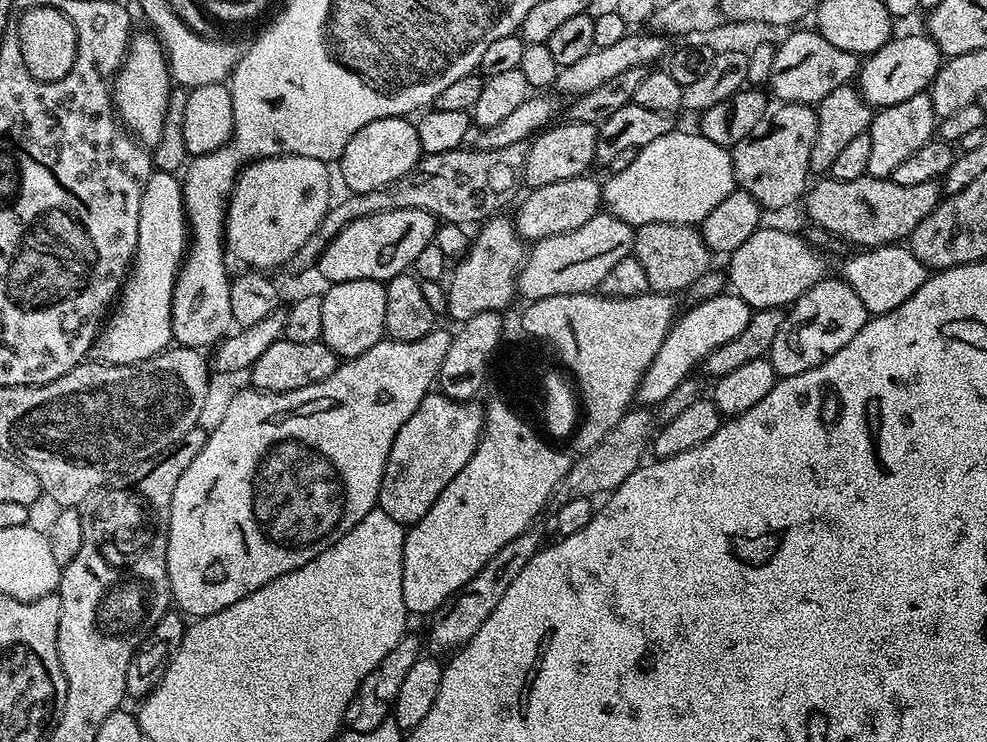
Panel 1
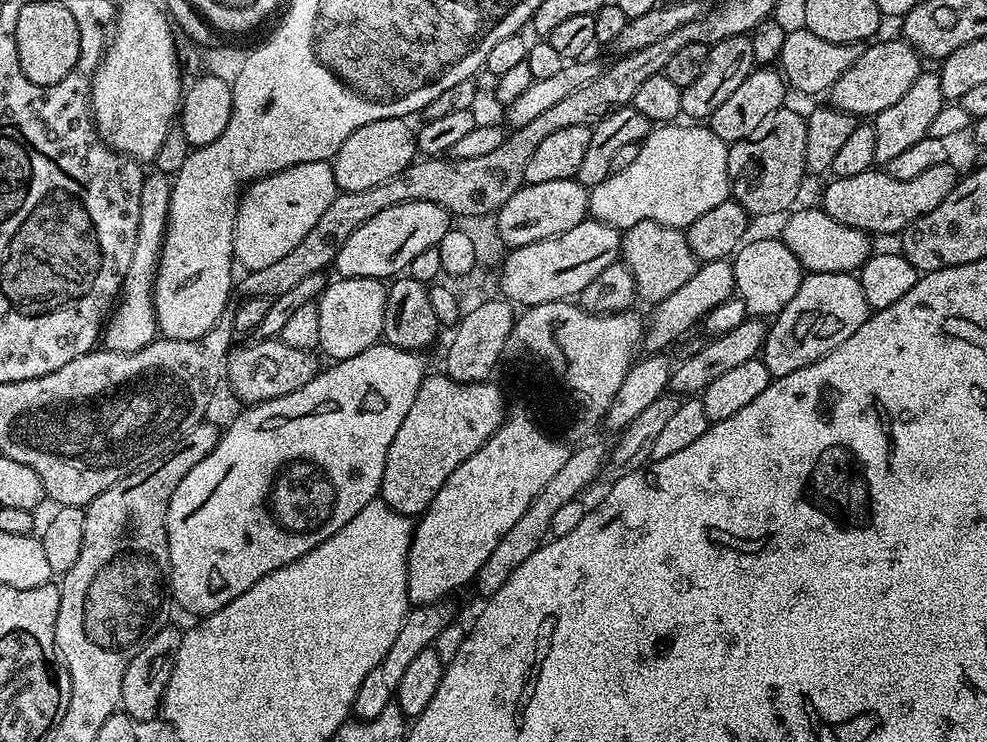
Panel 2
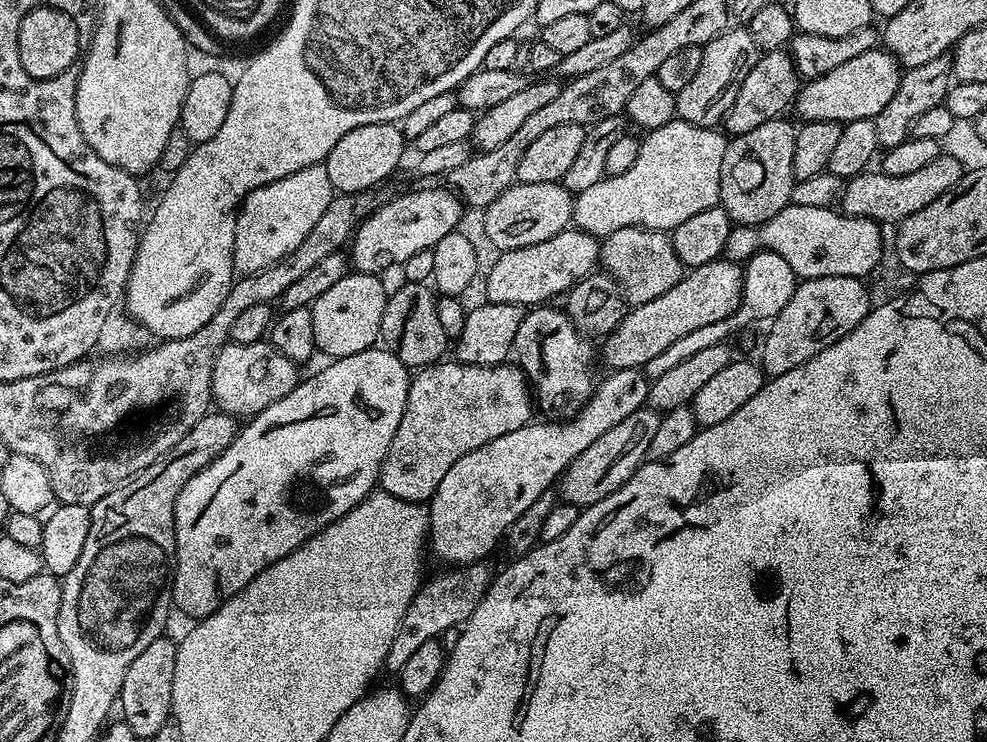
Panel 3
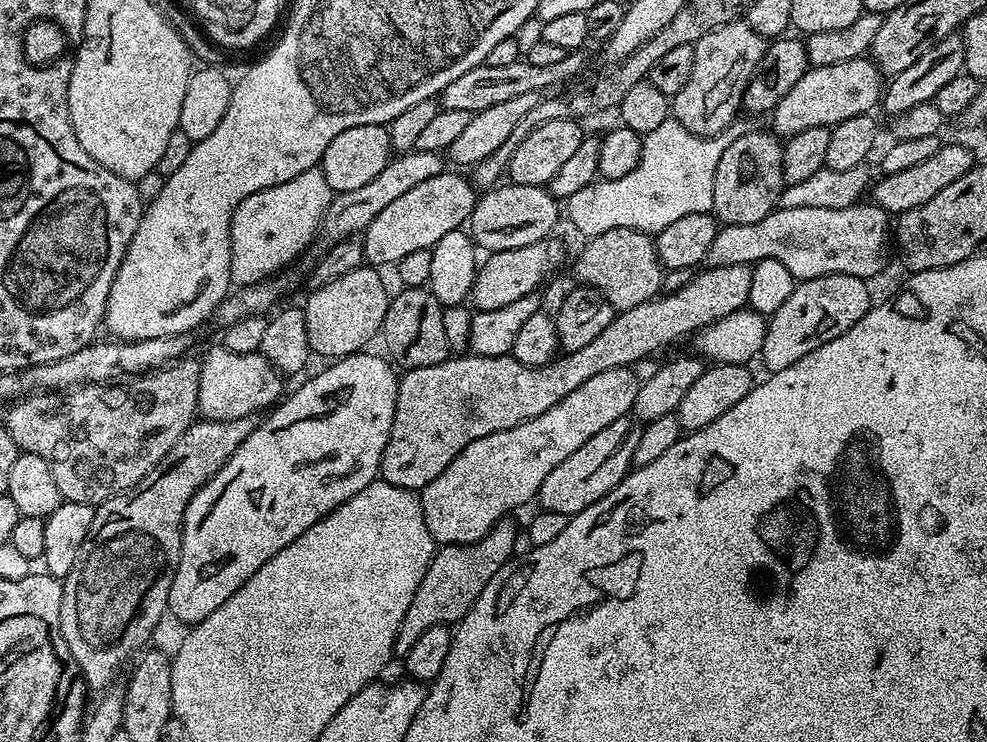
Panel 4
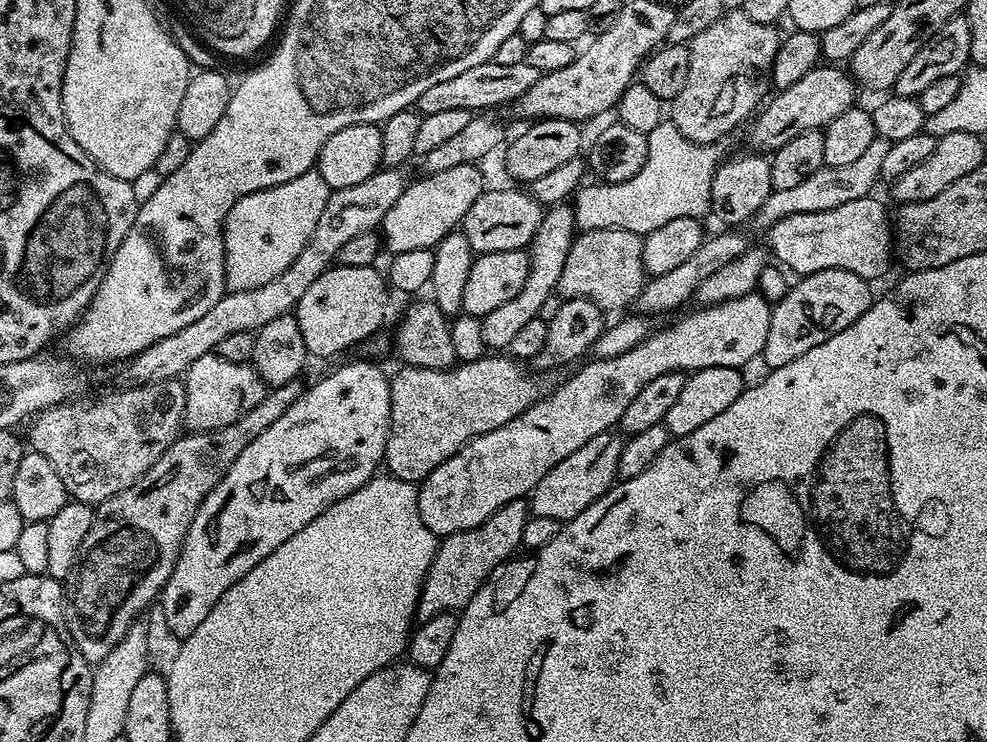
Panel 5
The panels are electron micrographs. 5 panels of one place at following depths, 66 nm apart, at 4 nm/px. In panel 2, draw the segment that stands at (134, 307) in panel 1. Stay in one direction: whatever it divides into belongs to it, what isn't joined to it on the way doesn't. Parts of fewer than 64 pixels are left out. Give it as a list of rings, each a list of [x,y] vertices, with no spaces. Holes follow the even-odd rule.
[[[153,171],[142,182],[138,238],[134,242],[134,258],[130,258],[130,270],[126,270],[124,284],[120,288],[118,303],[113,307],[102,332],[102,344],[109,352],[137,352],[150,341],[157,339],[156,308],[152,304],[152,283],[156,281],[156,266],[160,247],[164,244],[164,232],[168,229],[168,211],[172,185],[163,172]]]

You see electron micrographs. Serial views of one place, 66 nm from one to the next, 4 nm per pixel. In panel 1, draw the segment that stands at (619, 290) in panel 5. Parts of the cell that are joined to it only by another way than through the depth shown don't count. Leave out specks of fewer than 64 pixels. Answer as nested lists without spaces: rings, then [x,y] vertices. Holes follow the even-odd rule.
[[[654,222],[639,225],[635,234],[634,255],[642,270],[646,270],[646,282],[653,293],[677,294],[683,288],[691,289],[713,267],[714,253],[693,225]]]

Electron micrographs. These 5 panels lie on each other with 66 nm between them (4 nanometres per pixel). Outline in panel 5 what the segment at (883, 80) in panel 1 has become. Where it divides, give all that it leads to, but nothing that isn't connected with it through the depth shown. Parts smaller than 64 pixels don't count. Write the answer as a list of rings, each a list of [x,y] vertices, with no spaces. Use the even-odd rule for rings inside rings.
[[[817,66],[814,70],[810,70],[810,74],[798,78],[794,86],[779,89],[775,93],[776,97],[769,104],[767,101],[755,113],[756,125],[752,128],[751,147],[760,154],[774,153],[782,146],[786,146],[790,138],[794,138],[797,134],[806,134],[806,130],[815,128],[822,130],[830,122],[834,122],[838,114],[853,107],[857,103],[858,85],[845,69],[843,72],[840,68],[843,67]]]

